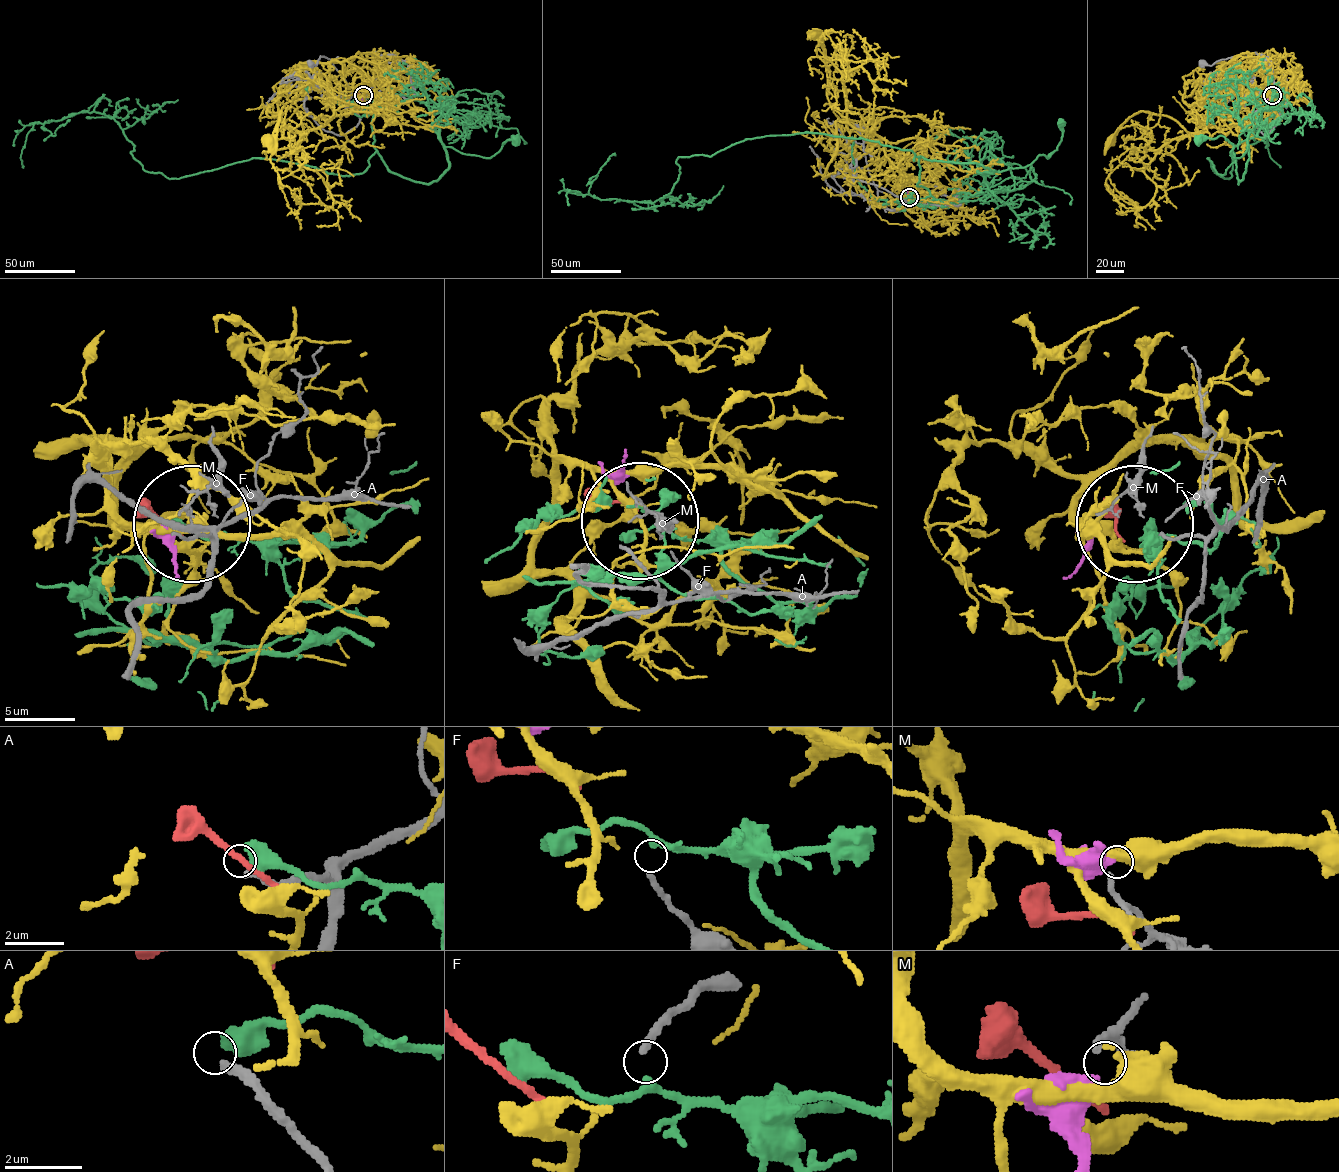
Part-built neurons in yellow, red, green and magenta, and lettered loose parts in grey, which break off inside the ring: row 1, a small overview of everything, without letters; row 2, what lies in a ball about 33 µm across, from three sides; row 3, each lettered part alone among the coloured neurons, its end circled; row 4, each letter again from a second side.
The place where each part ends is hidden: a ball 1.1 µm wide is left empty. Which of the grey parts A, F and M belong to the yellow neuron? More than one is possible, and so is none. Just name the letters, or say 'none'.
none

